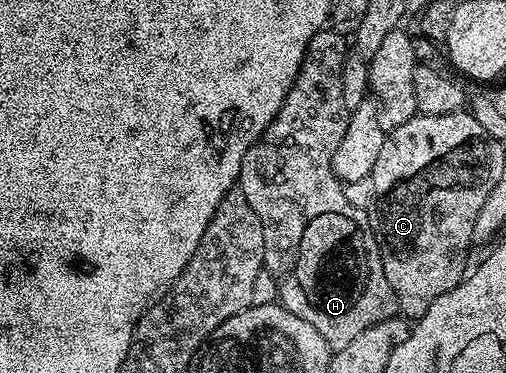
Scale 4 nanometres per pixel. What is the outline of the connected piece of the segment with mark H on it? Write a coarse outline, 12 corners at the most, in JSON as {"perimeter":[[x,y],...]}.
{"perimeter":[[313,34],[237,181],[278,303],[339,352],[396,319],[331,159],[349,55]]}

